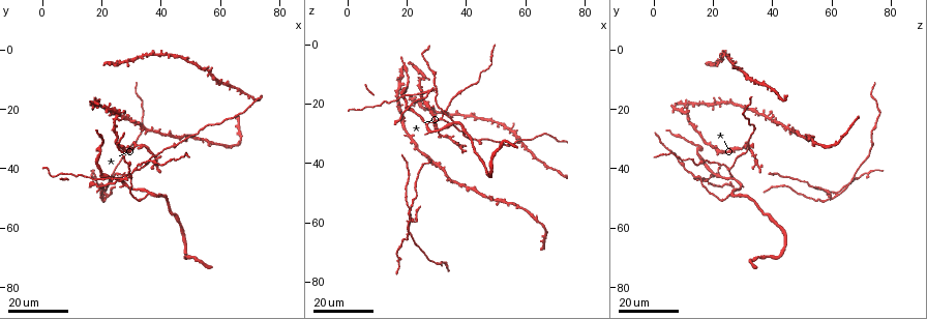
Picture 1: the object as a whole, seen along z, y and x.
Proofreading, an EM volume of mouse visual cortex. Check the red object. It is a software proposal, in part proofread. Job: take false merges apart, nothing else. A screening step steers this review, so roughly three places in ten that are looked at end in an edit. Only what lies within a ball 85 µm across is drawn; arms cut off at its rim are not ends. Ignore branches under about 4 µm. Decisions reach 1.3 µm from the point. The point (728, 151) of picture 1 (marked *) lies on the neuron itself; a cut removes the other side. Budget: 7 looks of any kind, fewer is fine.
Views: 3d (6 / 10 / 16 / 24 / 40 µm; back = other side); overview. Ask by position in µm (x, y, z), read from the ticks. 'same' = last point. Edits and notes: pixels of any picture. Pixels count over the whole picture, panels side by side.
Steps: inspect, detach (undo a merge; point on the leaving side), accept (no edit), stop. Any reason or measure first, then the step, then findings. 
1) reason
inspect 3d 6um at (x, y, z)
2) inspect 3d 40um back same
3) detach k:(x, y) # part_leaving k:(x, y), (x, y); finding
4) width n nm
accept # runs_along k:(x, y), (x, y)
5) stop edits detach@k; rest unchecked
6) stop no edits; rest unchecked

four-way junction
inspect 3d 24um at (21, 50, 60)

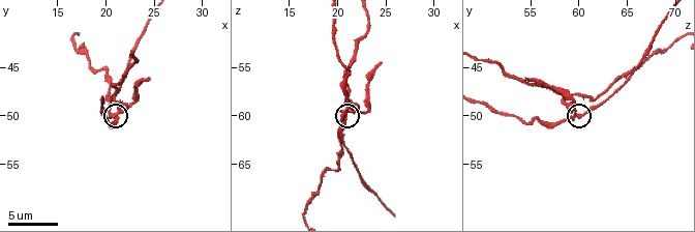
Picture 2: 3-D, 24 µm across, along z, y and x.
inspect 3d 6um at (21.2, 50.4, 58.8)

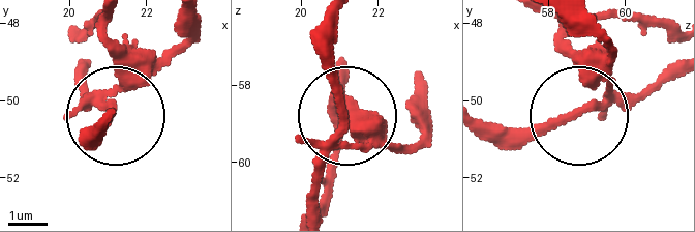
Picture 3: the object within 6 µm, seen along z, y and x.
inspect 3d 6um back at (21.05, 50.20, 58.95)

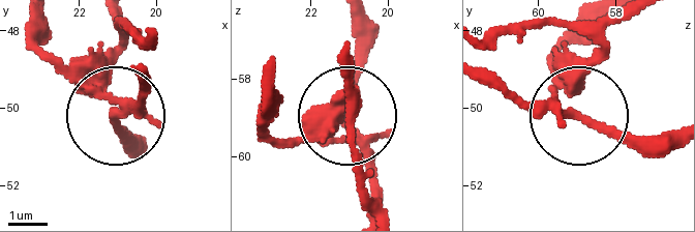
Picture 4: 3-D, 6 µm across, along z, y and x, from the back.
side_arm 27 um; arms 4
detach 4:(327, 110) # a second neuron is stuck on

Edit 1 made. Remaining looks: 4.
inspect 3d 16um at (39, 34, 31)

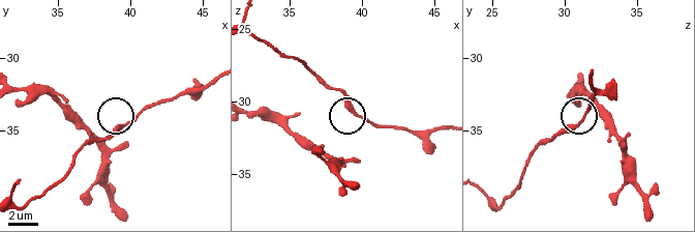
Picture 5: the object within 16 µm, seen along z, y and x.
inspect 3d 6um at (39.6, 34.8, 30.8)

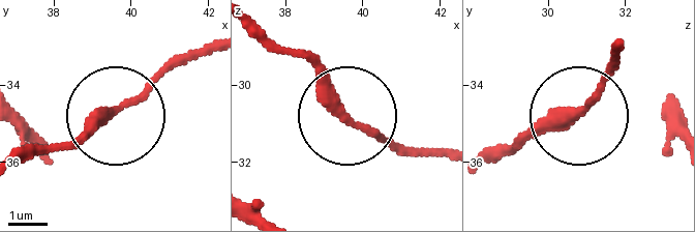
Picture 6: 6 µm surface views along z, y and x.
inspect 3d 6um back at (39.35, 34.75, 30.70)

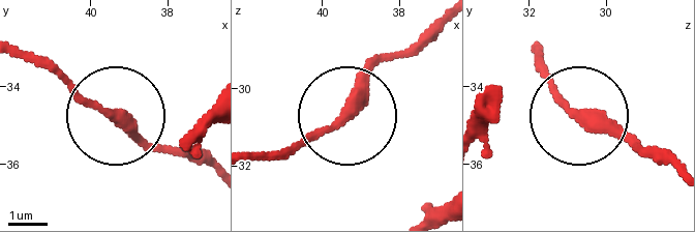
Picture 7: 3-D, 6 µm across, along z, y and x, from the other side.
width 300 nm
accept # continuous, no second neuron

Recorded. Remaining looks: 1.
stop edits detach@4; rest unchecked

